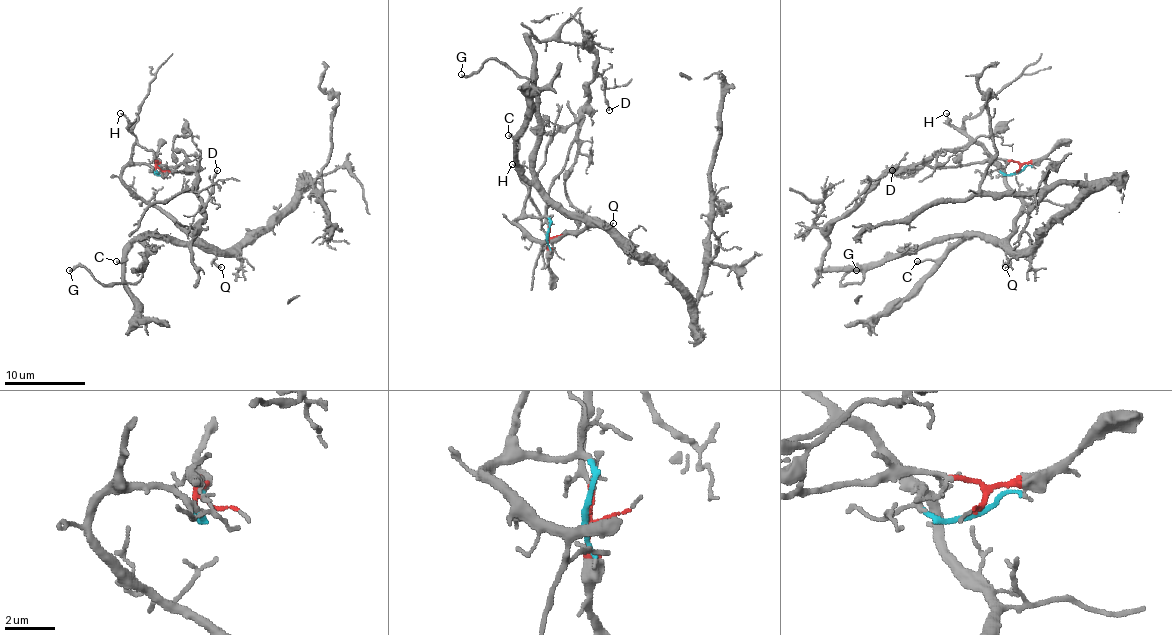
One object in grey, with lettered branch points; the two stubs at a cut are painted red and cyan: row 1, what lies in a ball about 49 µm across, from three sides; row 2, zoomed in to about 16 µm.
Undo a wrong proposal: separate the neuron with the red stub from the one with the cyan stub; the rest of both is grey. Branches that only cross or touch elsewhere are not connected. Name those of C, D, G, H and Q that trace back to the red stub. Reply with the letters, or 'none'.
D

